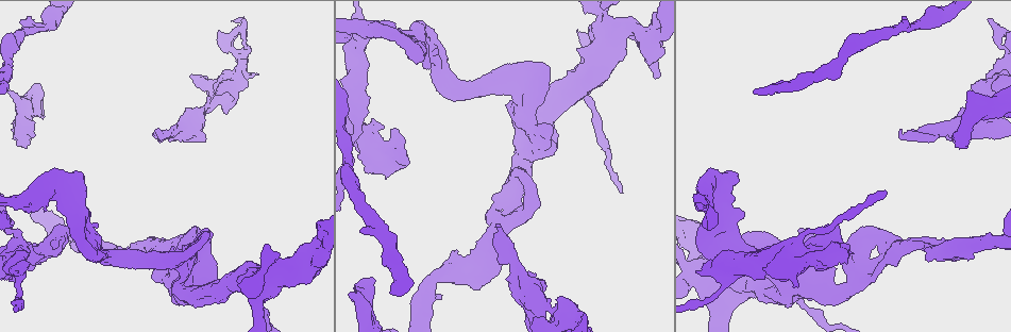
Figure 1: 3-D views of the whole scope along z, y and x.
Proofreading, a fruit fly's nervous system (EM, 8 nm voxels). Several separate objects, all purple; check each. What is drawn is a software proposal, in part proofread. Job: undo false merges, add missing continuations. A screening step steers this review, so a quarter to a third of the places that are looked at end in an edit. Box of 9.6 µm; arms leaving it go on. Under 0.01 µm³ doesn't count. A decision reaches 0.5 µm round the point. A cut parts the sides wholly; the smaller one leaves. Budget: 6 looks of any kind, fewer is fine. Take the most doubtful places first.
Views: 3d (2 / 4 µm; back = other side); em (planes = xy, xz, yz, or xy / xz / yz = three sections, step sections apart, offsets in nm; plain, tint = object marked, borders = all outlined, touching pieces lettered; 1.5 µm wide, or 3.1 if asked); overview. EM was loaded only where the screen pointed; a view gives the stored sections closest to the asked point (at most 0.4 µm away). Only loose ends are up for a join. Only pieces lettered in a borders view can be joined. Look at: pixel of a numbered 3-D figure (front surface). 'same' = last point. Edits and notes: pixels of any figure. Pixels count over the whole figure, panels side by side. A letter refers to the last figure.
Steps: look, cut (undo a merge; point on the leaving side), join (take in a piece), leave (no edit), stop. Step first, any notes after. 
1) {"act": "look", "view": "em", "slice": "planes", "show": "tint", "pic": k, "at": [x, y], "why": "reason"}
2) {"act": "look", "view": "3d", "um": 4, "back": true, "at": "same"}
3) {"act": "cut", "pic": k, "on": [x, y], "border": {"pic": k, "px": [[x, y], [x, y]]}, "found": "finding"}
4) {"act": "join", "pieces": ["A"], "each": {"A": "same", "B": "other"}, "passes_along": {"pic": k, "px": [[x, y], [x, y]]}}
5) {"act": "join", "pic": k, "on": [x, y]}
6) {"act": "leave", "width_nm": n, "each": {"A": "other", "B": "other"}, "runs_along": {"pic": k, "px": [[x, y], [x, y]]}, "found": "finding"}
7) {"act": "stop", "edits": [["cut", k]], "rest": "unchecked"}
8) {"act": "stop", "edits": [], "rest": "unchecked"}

{"act": "look", "view": "3d", "um": 2, "pic": 1, "at": [960, 145], "why": "branch stops here"}

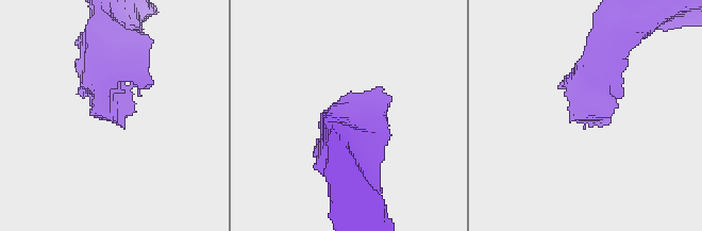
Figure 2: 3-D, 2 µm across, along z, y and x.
{"act": "look", "view": "em", "slice": "xy", "step": 4, "show": "tint", "pic": 2, "at": [583, 126], "why": "now the EM"}

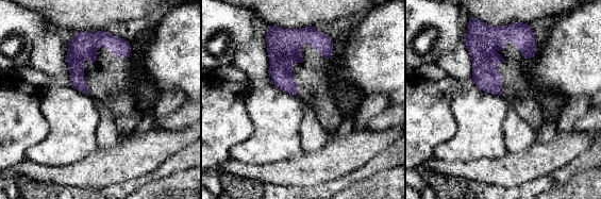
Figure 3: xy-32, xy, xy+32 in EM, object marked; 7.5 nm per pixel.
{"act": "look", "view": "em", "slice": "planes", "show": "borders", "at": "same", "why": "another direction"}

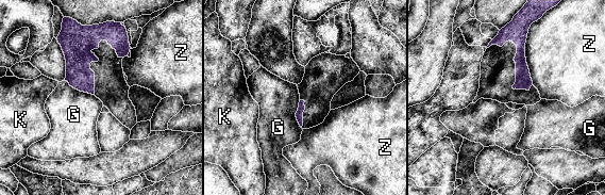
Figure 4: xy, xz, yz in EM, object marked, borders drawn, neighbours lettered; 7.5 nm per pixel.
{"act": "leave", "longest_contact_nm": ["Z", 440], "each": {"G": "other", "K": "other", "Z": "other"}, "border": {"pic": 4, "px": [[64, 80], [73, 87], [94, 95]]}, "found": "none of them fits"}

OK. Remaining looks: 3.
{"act": "look", "view": "em", "slice": "yz", "step": 8, "show": "tint", "pic": 1, "at": [494, 227], "why": "free end"}

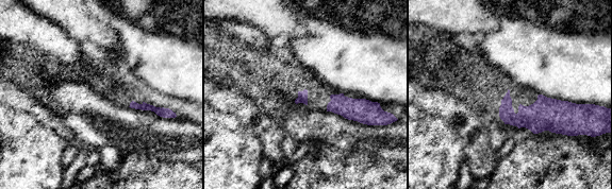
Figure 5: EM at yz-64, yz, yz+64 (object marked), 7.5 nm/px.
{"act": "look", "view": "em", "slice": "planes", "show": "borders", "at": "same", "why": "another direction"}

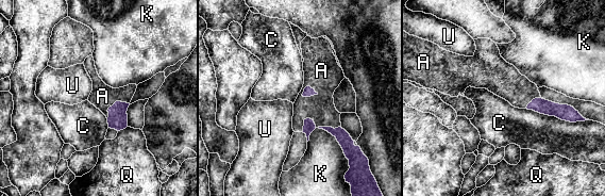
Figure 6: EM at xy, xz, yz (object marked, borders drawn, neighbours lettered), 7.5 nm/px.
{"act": "join", "pieces": ["A"], "longest_contact_nm": ["C", 360], "each": {"A": "same", "C": "other", "K": "other", "Q": "other", "U": "other"}, "found": "the cell continues"}

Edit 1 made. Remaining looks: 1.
{"act": "look", "view": "em", "slice": "planes", "show": "borders", "pic": 1, "at": [973, 255], "why": "branch stops here"}

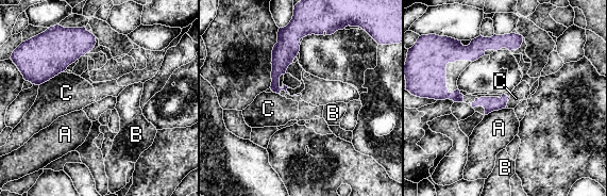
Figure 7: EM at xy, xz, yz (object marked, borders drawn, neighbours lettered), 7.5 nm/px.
{"act": "leave", "each": {"A": "other", "B": "other", "C": "other"}, "border": {"pic": 7, "px": [[62, 71], [39, 85]]}, "found": "none of them fits"}

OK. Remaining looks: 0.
{"act": "stop", "edits": [["join", 6]], "rest": "unchecked"}

